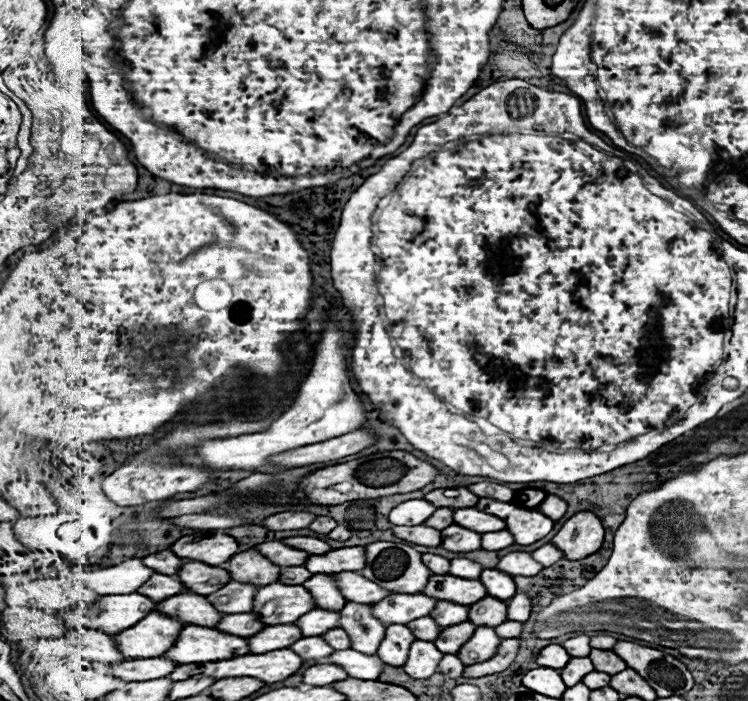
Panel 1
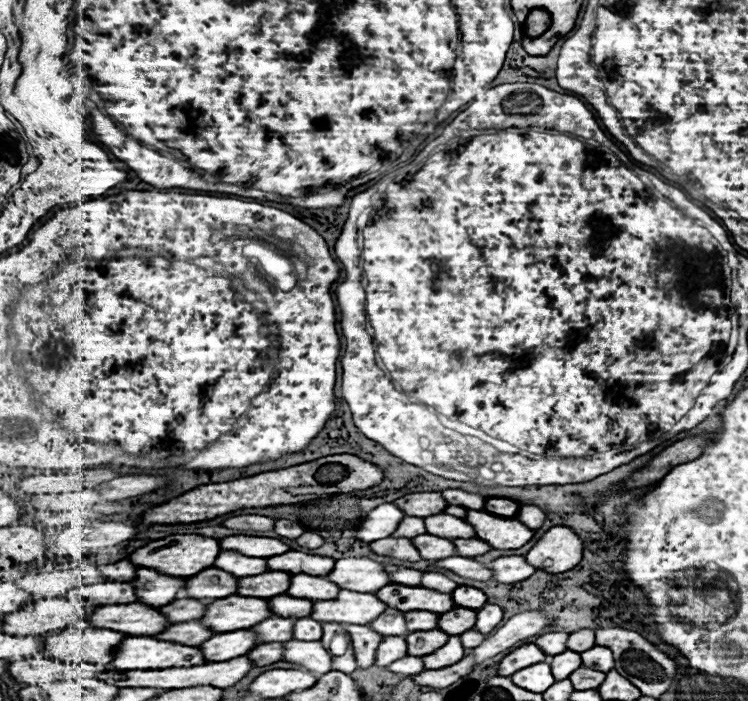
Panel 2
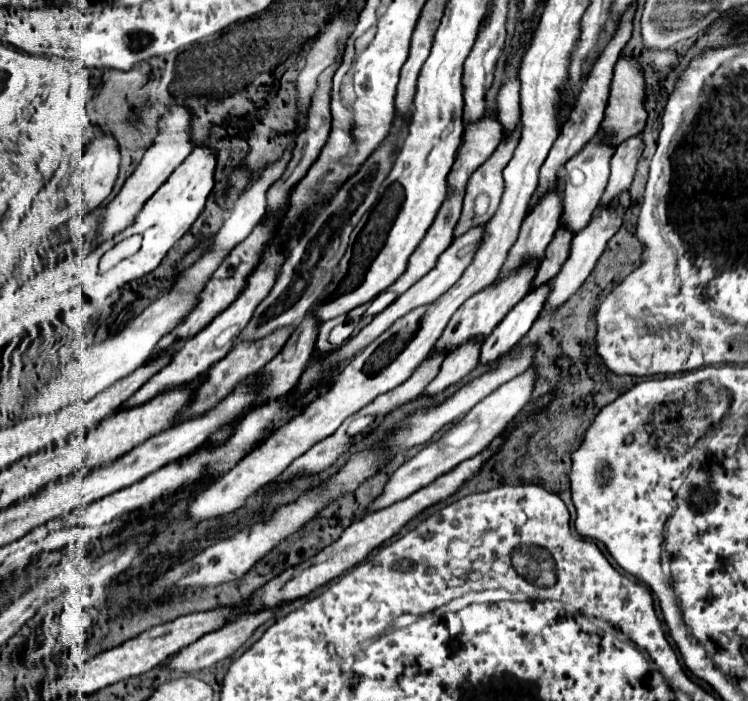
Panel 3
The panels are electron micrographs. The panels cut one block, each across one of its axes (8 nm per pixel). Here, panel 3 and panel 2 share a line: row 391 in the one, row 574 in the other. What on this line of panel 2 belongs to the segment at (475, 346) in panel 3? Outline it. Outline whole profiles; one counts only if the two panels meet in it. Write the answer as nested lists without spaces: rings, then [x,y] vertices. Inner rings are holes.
[[[426,572],[422,576],[422,586],[438,590],[438,592],[446,592],[446,594],[452,594],[458,588],[458,584],[454,580],[450,580],[448,576],[444,576],[440,572]]]

